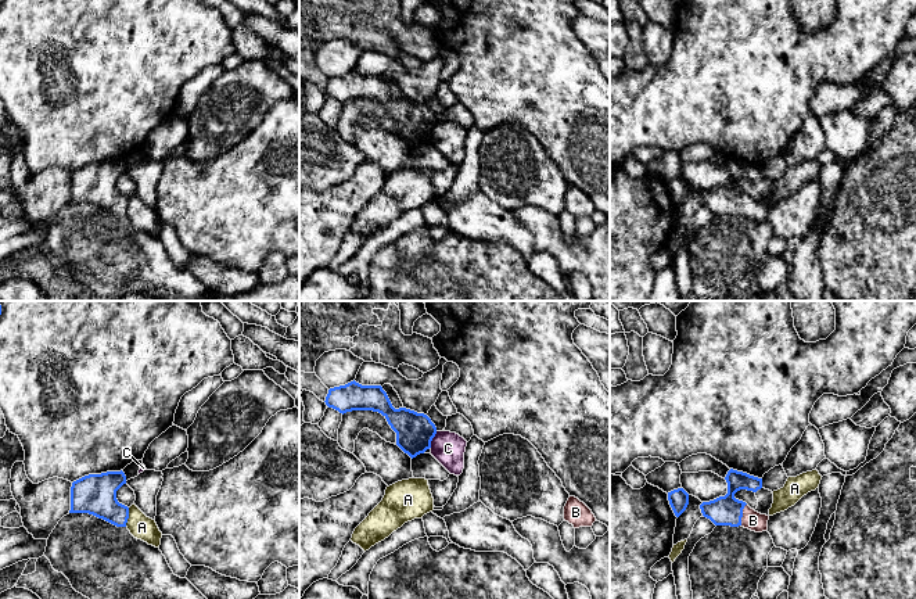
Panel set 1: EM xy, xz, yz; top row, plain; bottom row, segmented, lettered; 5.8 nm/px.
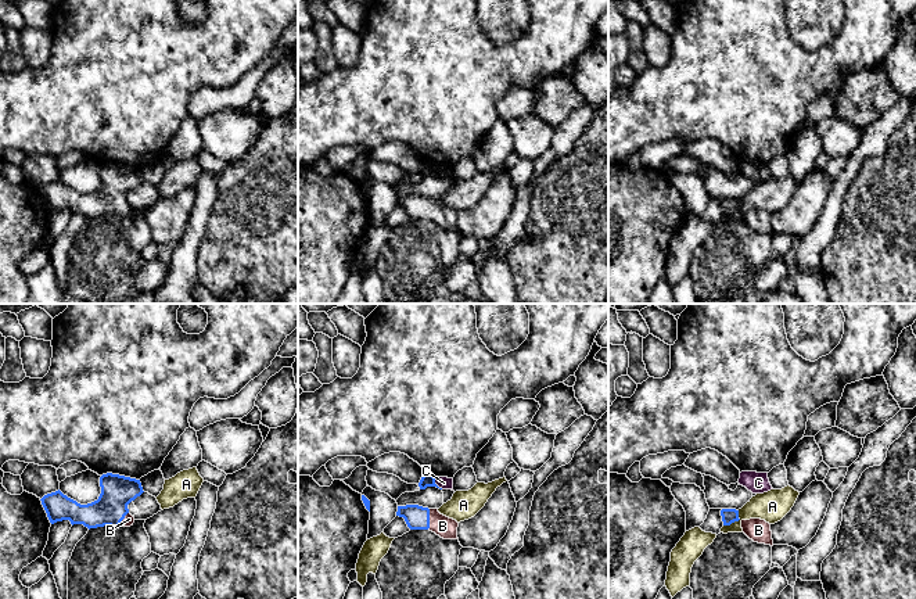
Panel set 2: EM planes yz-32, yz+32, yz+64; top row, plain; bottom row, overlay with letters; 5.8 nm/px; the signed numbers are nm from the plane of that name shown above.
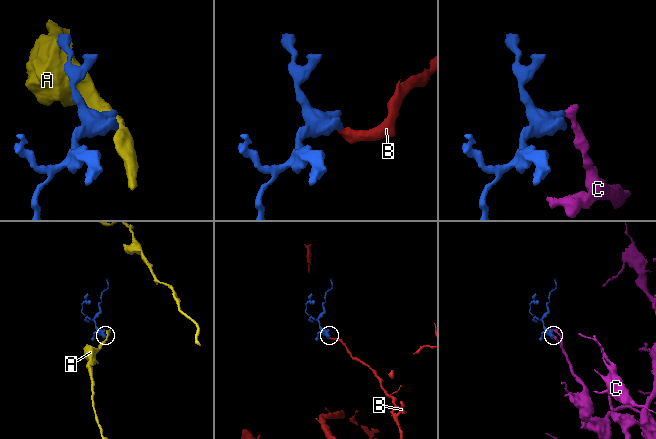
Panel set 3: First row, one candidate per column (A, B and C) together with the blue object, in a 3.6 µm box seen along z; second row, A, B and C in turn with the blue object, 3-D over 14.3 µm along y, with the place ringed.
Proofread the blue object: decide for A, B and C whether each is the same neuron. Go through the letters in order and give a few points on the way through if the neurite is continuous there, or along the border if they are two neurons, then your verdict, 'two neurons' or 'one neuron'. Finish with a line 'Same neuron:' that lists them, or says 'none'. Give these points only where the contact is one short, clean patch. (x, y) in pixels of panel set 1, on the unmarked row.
A: border along xy (129, 197), (125, 215); two neurons
B: runs through yz (725, 200), (742, 204), (753, 210); one neuron
C: border along xz (437, 121), (430, 136); two neurons
Same neuron: B

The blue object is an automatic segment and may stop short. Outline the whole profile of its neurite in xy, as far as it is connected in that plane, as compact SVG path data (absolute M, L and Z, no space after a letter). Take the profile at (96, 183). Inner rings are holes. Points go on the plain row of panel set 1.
M121 161L89 164L72 172L69 202L89 202L116 216L126 216L129 197L119 193L116 180L126 173Z

